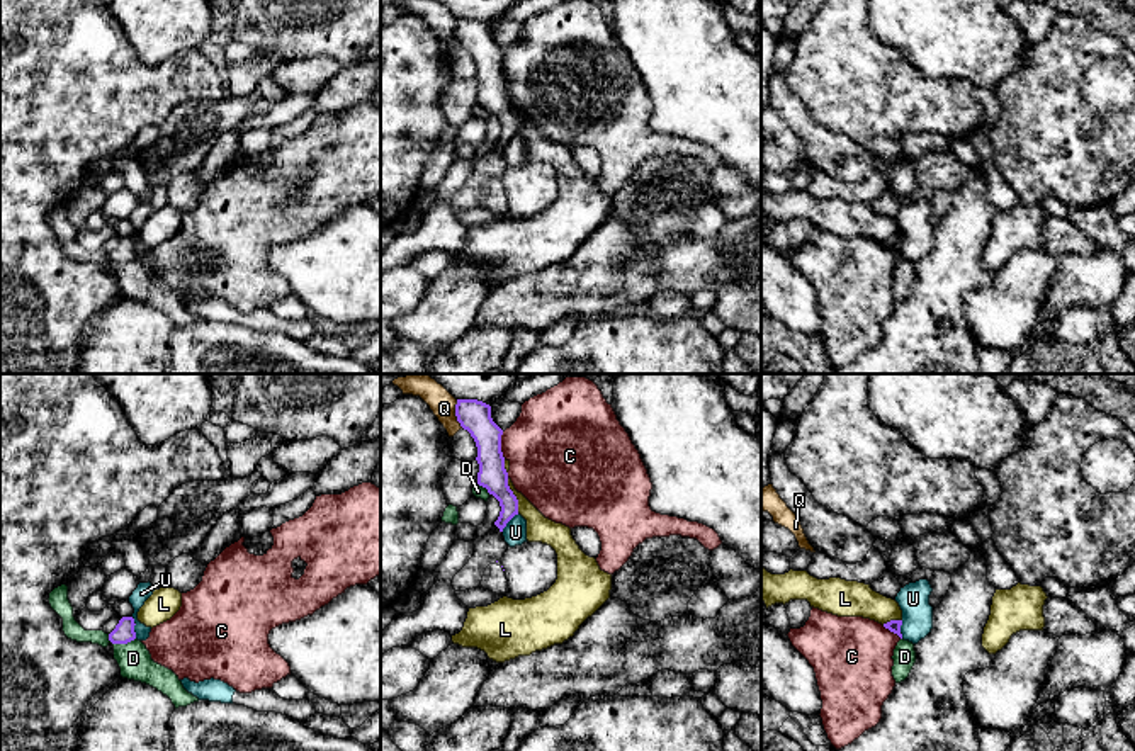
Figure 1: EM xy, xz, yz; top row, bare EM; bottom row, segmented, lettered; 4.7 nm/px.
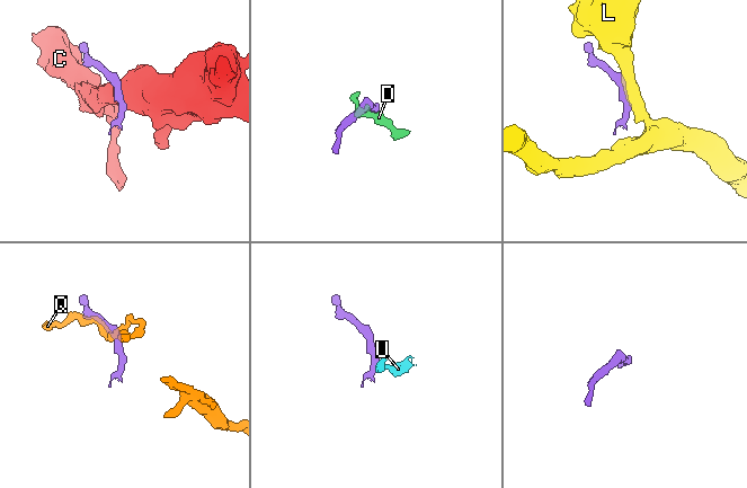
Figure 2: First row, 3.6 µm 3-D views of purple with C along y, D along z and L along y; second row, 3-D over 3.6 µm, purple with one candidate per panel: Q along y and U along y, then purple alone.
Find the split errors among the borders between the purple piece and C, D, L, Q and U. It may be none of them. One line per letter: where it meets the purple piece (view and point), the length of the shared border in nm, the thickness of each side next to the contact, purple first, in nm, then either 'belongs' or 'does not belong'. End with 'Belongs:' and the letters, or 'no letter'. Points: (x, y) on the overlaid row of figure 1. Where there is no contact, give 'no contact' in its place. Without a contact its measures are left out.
C: contact xz (500, 446); length 130 nm; calibres 150 and 440 nm; does not belong
D: contact xy (119, 643); length 140 nm; calibres 100 and 160 nm; does not belong
L: contact xz (513, 495); length 180 nm; calibres 140 and 130 nm; does not belong
Q: contact xz (456, 413); length 140 nm; calibres 150 and 120 nm; does not belong
U: contact xy (133, 627); length 110 nm; calibres 100 and 80 nm; does not belong
Belongs: no letter

